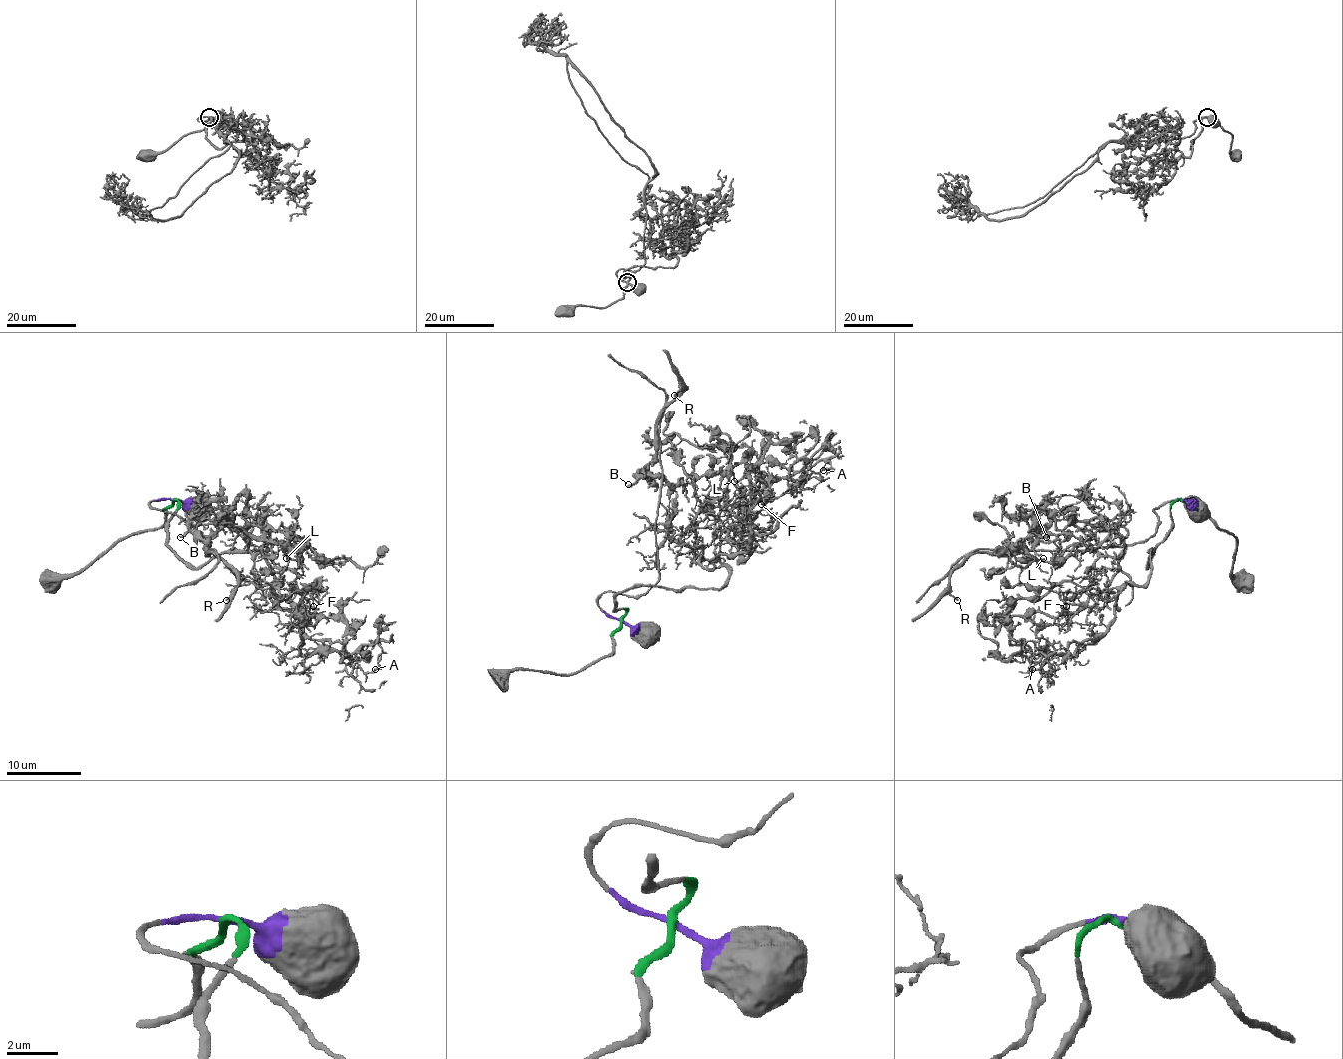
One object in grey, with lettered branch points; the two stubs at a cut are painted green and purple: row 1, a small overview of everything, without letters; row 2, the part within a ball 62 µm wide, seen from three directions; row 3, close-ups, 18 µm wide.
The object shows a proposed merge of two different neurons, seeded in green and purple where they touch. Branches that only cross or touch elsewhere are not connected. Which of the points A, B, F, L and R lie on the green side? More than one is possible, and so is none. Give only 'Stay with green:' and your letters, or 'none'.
Stay with green: A, F, L

